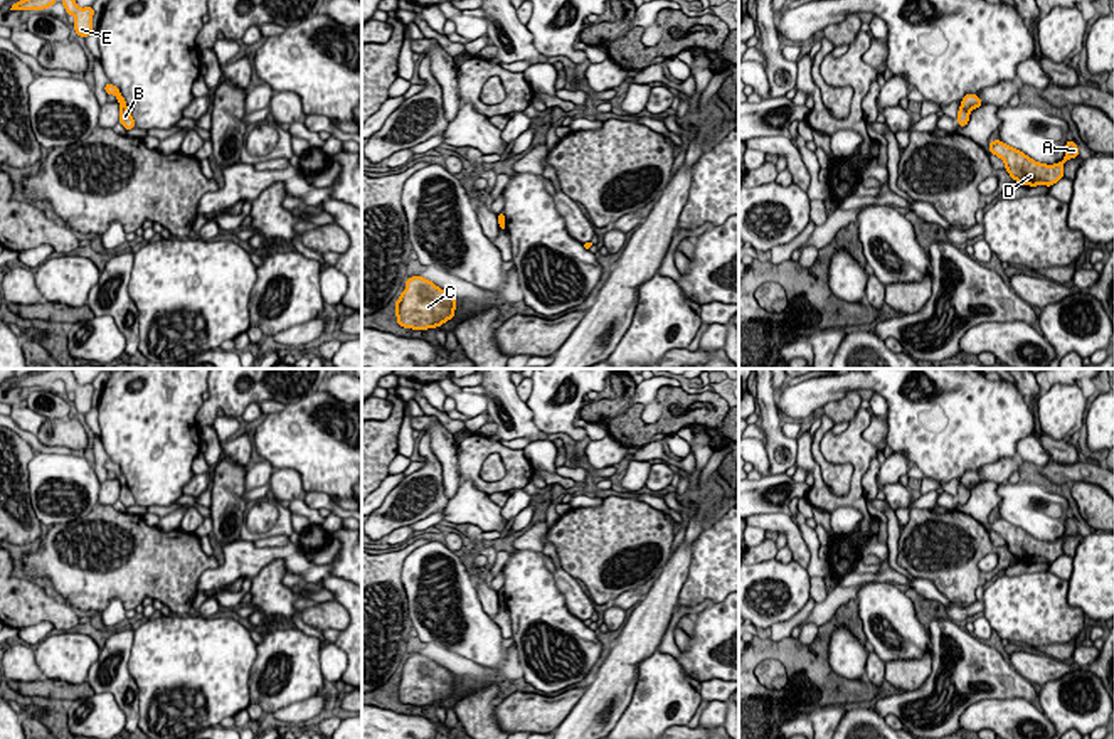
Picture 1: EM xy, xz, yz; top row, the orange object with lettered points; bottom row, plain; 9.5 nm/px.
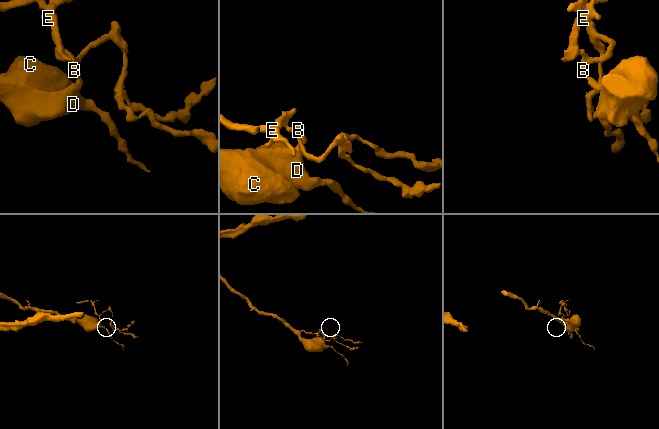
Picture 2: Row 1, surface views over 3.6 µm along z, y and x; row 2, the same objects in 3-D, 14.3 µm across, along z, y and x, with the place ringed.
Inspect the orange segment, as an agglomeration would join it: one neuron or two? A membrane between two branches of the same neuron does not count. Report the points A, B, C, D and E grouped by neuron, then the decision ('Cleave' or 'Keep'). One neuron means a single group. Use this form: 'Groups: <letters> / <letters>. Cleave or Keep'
Groups: A B C D / E. Cleave

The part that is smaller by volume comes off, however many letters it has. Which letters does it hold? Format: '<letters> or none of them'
E

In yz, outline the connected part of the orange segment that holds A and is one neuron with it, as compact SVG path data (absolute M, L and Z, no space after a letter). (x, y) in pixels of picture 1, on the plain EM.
M993 517L988 524L988 529L995 530L1005 539L1005 547L1010 550L1011 556L1015 556L1018 561L1025 561L1030 564L1052 564L1064 554L1064 540L1069 535L1079 534L1079 525L1074 517L1069 517L1065 520L1065 534L1055 542L1038 540L1026 534L1023 529L1015 527L1000 517Z

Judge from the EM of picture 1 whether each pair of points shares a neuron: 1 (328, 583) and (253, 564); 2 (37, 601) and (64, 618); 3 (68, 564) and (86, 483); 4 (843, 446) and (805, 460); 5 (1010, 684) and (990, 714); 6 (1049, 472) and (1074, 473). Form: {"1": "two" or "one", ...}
{"1": "one", "2": "one", "3": "two", "4": "one", "5": "two", "6": "one"}

